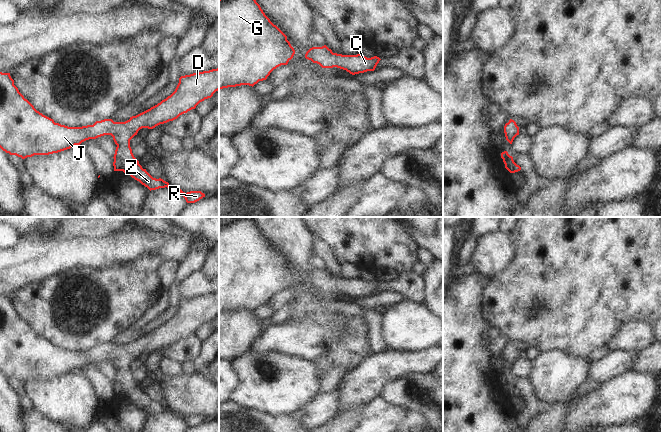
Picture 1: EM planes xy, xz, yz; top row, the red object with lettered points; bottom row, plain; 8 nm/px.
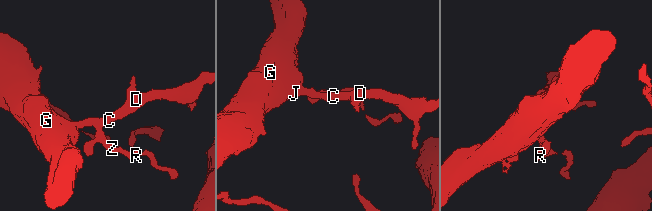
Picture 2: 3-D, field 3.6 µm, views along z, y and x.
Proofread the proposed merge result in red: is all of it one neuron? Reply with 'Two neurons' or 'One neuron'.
One neuron

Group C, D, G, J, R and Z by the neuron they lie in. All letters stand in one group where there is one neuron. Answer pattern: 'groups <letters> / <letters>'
groups C D G J R Z

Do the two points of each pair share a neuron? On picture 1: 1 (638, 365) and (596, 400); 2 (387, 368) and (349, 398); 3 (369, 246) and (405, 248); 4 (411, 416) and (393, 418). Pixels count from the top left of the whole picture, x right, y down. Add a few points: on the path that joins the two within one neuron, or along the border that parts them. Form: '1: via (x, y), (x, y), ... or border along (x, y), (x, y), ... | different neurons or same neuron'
1: border along (630, 369), (650, 373) | different neurons
2: via (378, 369), (358, 389) | same neuron
3: via (378, 246), (392, 246), (396, 248) | same neuron
4: border along (405, 409), (405, 417), (401, 421) | different neurons

